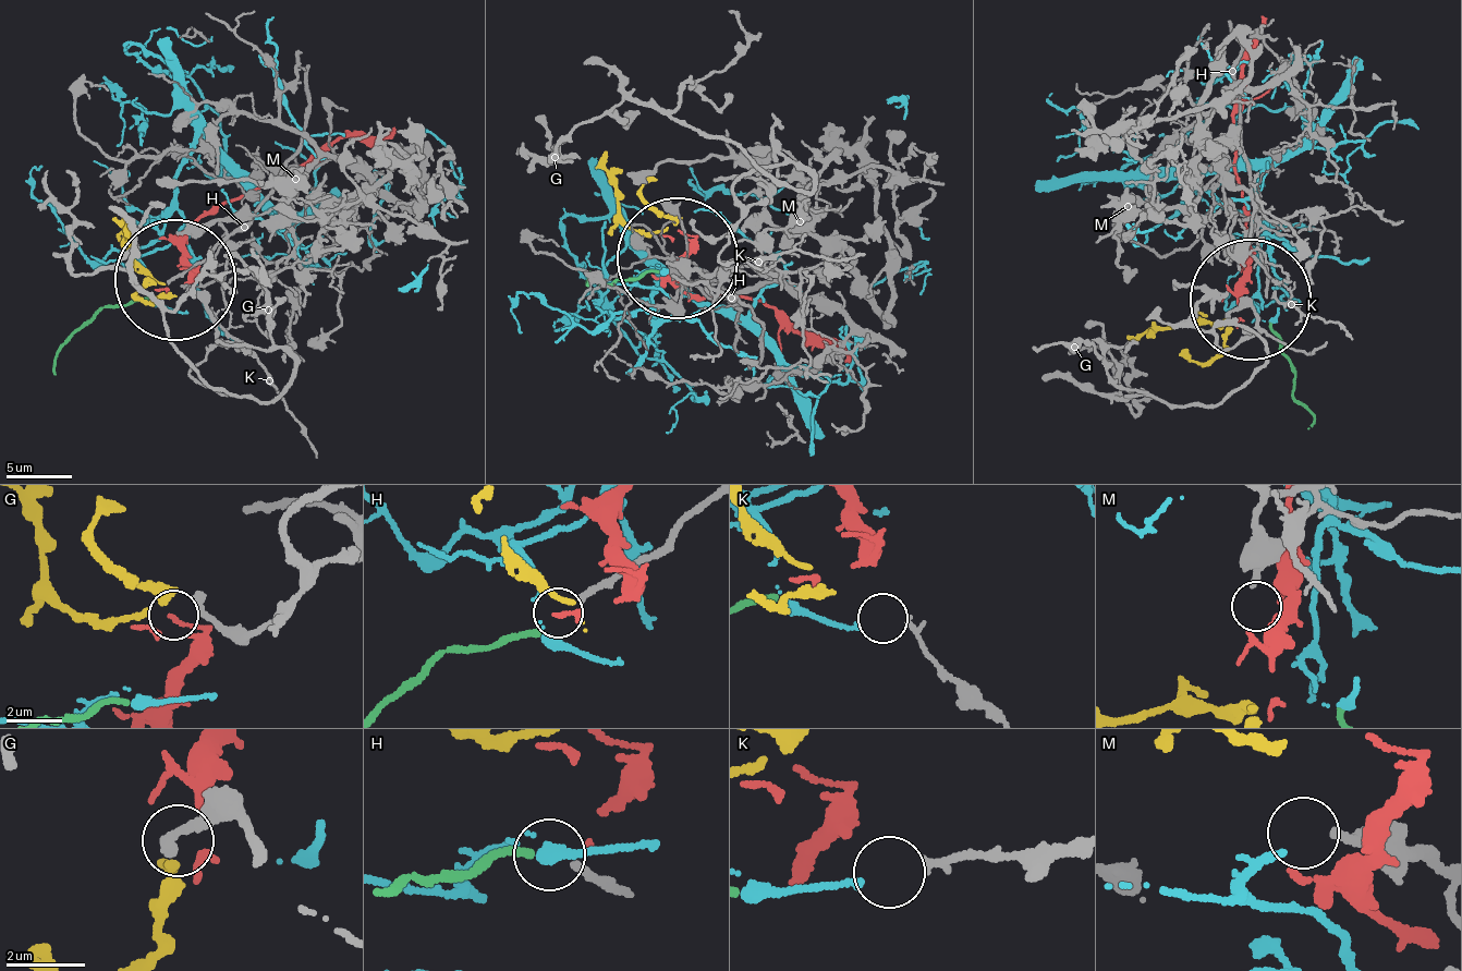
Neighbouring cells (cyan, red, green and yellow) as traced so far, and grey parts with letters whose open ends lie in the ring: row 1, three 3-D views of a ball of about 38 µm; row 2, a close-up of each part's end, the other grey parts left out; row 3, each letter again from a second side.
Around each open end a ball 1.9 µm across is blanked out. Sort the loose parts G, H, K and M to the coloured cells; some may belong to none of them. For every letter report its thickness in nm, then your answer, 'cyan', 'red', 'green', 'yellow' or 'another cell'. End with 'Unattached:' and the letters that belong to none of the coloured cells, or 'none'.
G: 320 nm | yellow
H: 200 nm | green
K: 190 nm | cyan
M: 220 nm | another cell
Unattached: M

